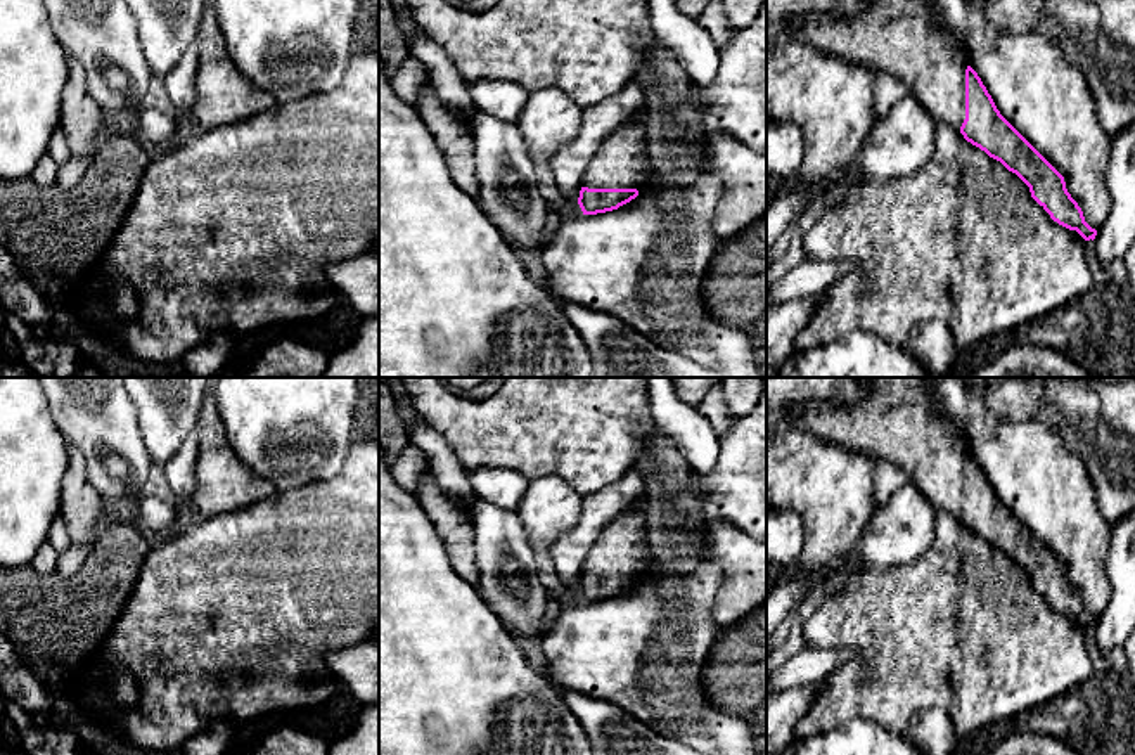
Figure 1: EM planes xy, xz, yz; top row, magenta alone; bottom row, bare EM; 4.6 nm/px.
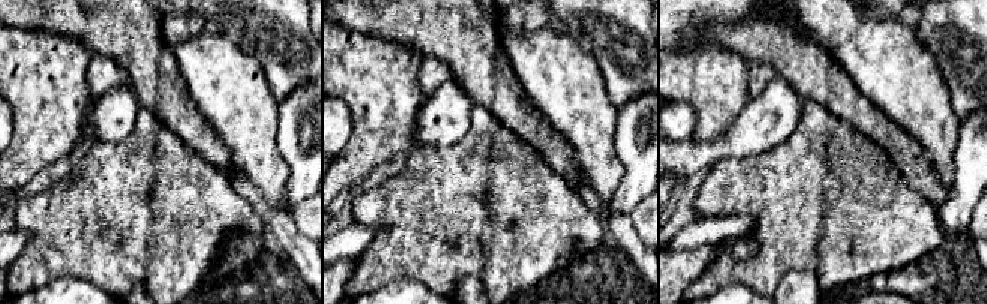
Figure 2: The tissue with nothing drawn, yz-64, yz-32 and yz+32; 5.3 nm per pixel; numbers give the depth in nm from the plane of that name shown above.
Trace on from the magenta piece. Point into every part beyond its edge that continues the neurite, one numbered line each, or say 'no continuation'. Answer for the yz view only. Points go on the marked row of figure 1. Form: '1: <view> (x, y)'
1: yz (905, 38)

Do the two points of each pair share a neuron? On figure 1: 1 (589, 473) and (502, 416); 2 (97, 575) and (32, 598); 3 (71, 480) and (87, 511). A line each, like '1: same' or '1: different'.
1: same
2: same
3: same

